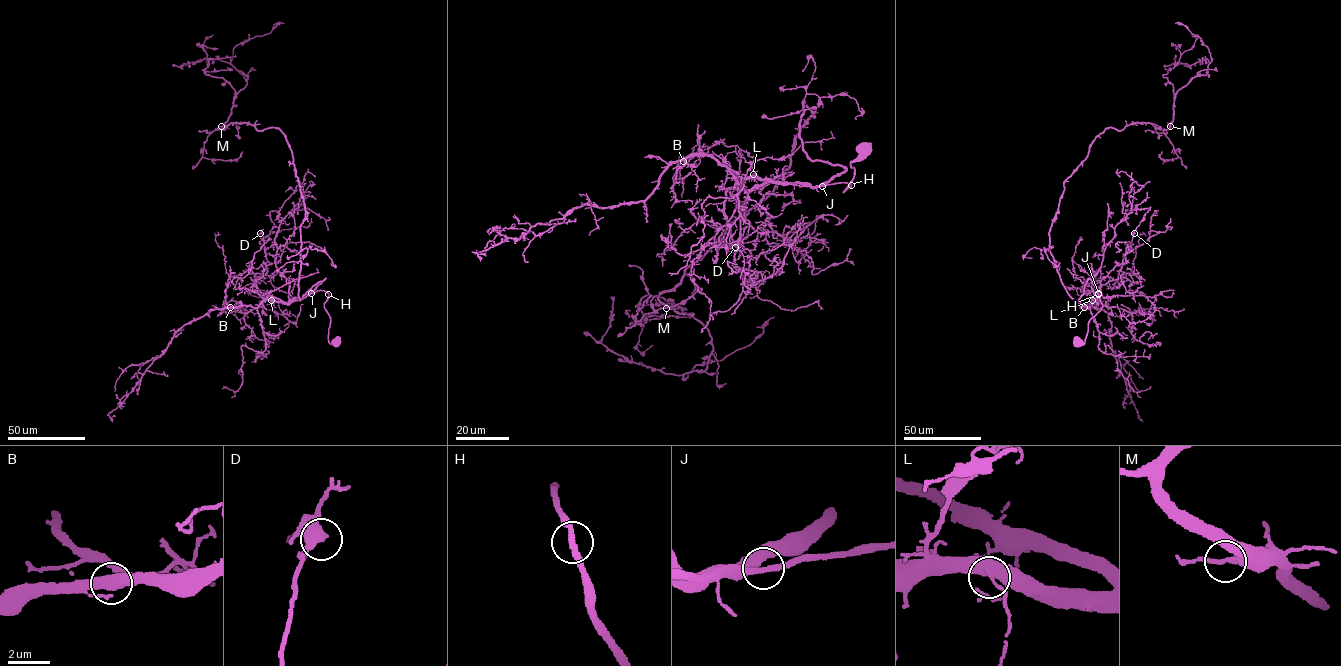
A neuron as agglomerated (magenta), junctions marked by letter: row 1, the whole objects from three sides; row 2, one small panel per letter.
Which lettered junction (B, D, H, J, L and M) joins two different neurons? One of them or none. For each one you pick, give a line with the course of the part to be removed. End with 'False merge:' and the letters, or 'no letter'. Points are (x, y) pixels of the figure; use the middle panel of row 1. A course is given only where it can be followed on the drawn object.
False merge: no letter

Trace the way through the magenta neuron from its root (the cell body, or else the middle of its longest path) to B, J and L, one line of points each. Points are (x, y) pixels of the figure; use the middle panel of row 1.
B: (864, 149), (850, 163), (855, 175), (843, 192), (851, 185), (800, 186), (737, 177), (698, 154), (683, 161)
J: (864, 149), (862, 146), (859, 156), (850, 163), (855, 175), (843, 192), (851, 185), (822, 185)
L: (864, 149), (850, 163), (855, 175), (843, 192), (851, 185), (800, 186), (753, 174)

